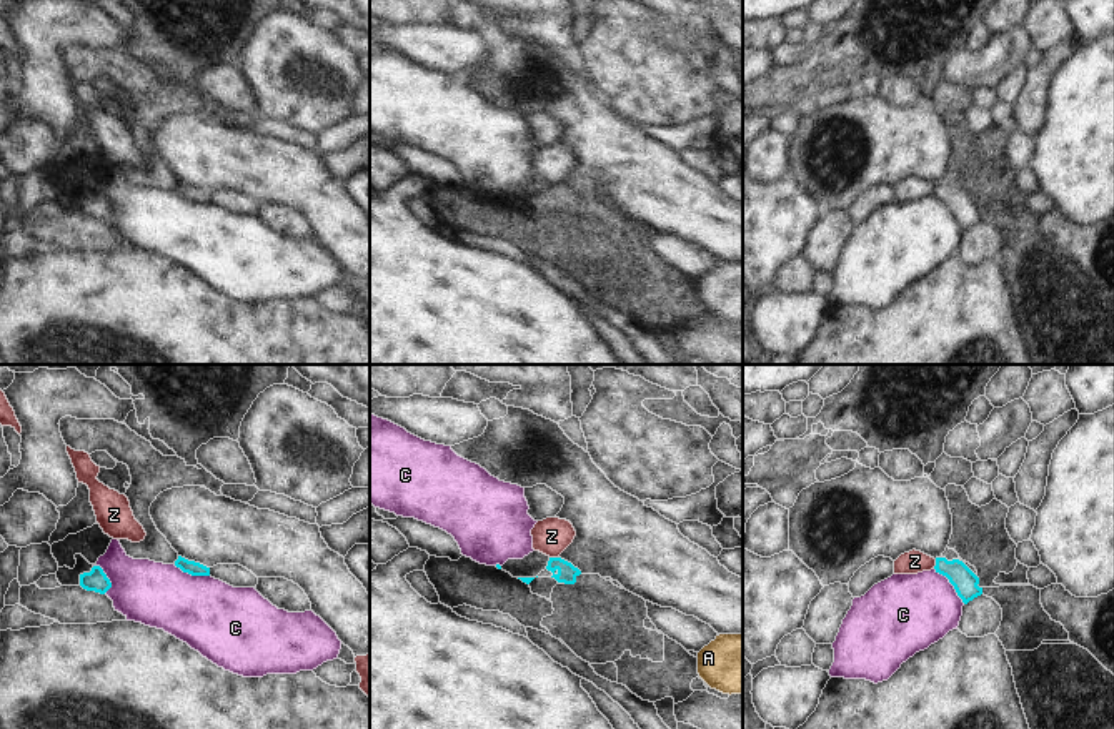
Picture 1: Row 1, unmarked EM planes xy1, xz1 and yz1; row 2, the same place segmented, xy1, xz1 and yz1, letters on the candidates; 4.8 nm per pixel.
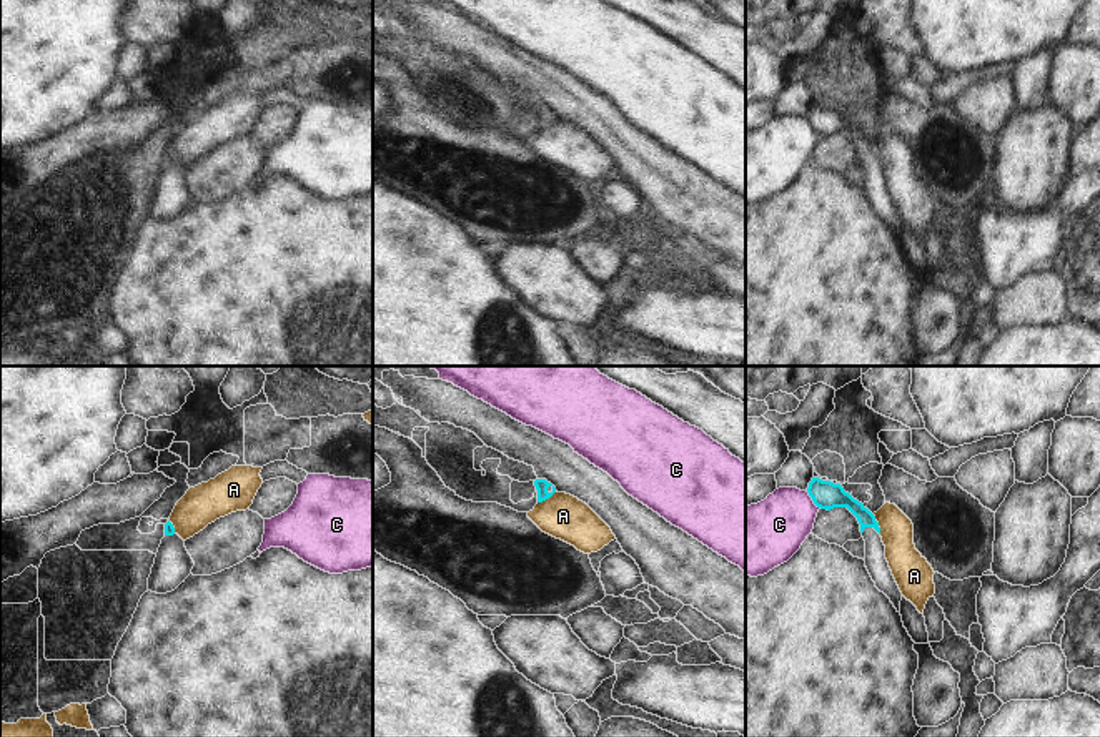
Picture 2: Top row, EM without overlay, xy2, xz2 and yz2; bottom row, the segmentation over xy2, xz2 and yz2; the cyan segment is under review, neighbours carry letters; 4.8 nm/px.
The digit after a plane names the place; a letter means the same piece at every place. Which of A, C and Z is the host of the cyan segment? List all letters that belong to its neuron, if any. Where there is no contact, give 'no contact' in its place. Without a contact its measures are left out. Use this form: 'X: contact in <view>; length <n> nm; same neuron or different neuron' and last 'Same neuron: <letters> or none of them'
A: contact in yz2; length 100 nm; different neuron
C: contact in yz1; length 220 nm; different neuron
Z: contact in xz1; length 50 nm; different neuron
Same neuron: none of them

